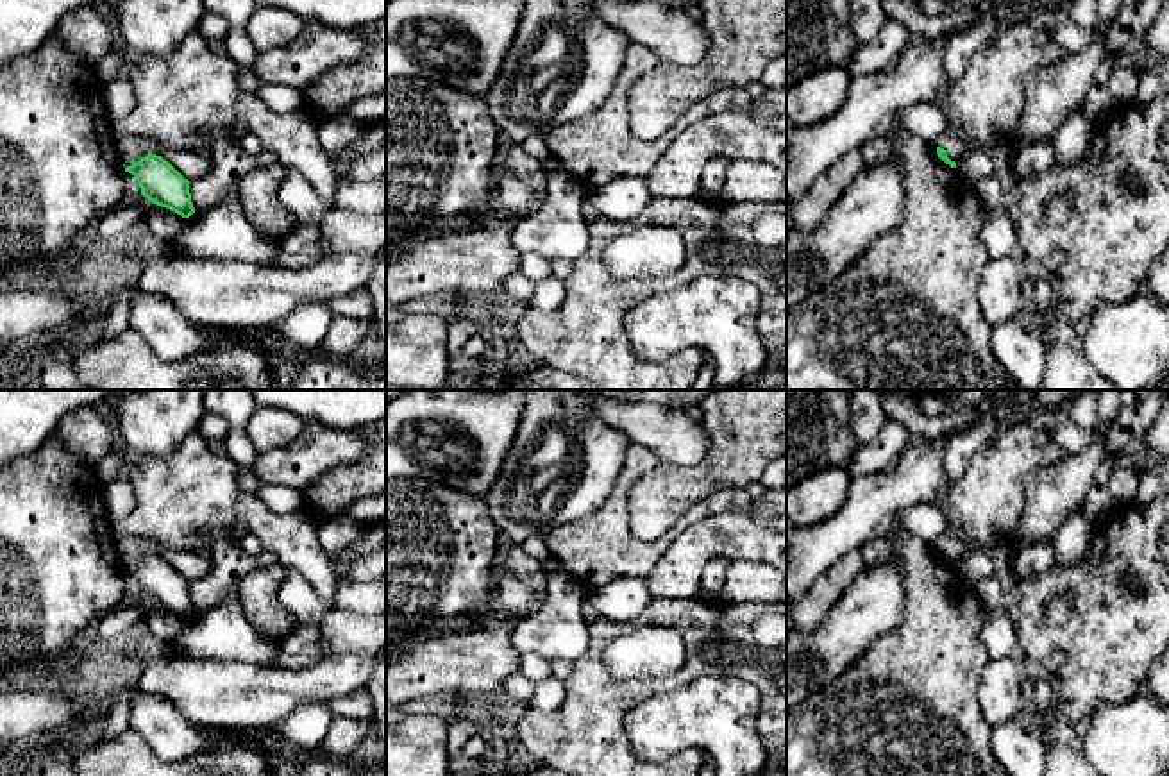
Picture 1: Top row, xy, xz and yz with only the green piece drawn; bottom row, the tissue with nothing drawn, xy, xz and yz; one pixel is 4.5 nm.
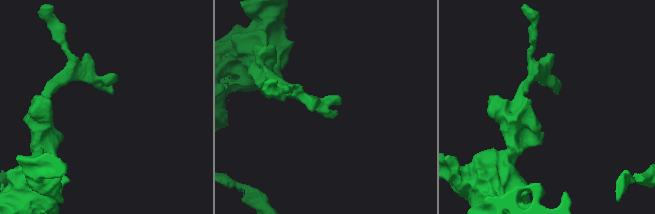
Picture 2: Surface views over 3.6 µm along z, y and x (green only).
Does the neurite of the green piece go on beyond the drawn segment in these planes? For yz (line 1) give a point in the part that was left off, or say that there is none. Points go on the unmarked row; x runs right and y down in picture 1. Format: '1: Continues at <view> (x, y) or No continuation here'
1: No continuation here

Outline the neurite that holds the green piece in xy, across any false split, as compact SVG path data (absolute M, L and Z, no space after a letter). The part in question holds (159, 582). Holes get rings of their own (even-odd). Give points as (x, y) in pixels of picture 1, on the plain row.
M148 554L138 563L125 567L125 572L136 578L143 597L152 604L166 608L182 619L189 619L195 613L189 581L161 556Z

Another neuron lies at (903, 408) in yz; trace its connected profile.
M1019 390L1003 404L983 411L980 402L955 413L926 417L919 409L919 397L901 392L883 393L881 404L888 420L903 424L912 434L919 438L935 438L942 434L962 434L974 431L987 417L1003 418L1005 424L1013 418L1030 417L1030 390Z

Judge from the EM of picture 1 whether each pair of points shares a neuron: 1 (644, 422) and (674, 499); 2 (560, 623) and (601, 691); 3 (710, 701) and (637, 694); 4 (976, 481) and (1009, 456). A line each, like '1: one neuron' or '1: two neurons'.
1: two neurons
2: two neurons
3: two neurons
4: one neuron

